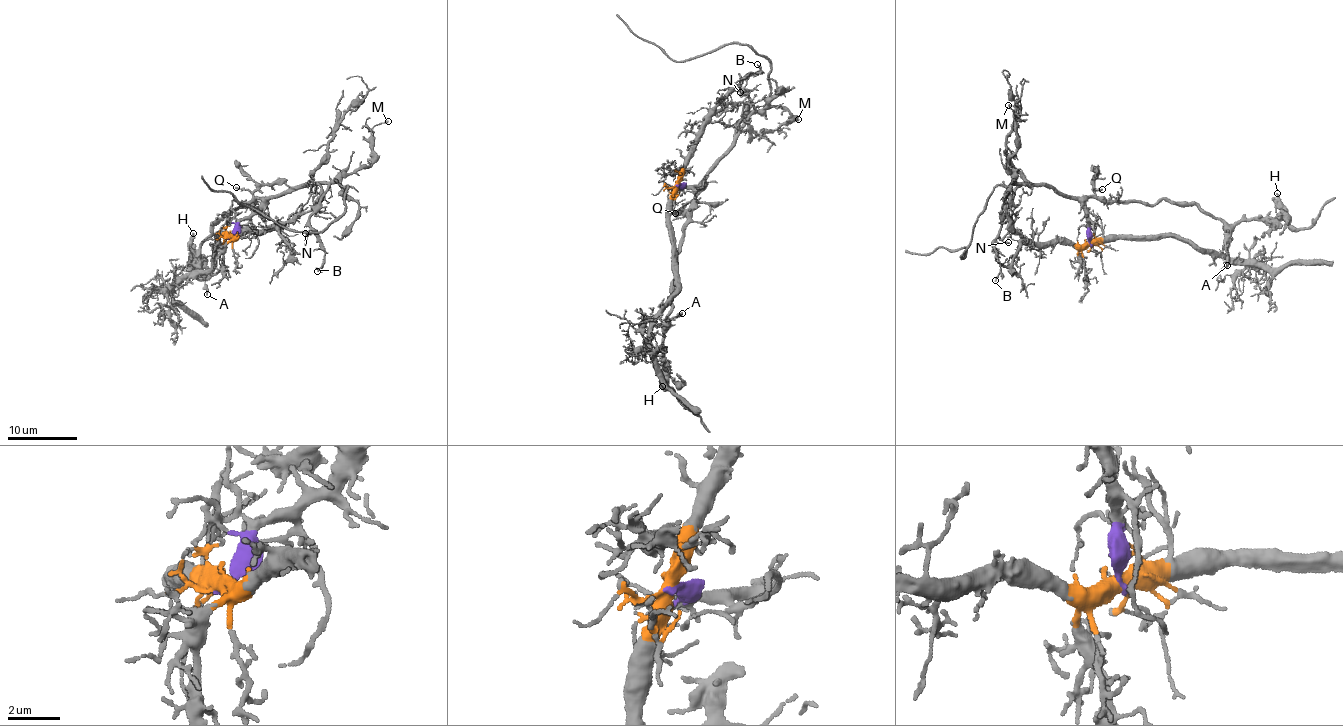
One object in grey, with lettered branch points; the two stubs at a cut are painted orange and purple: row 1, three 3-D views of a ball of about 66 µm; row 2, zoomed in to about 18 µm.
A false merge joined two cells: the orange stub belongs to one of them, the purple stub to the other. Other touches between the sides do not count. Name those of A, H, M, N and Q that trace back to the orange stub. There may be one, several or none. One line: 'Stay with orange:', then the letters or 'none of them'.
Stay with orange: none of them

